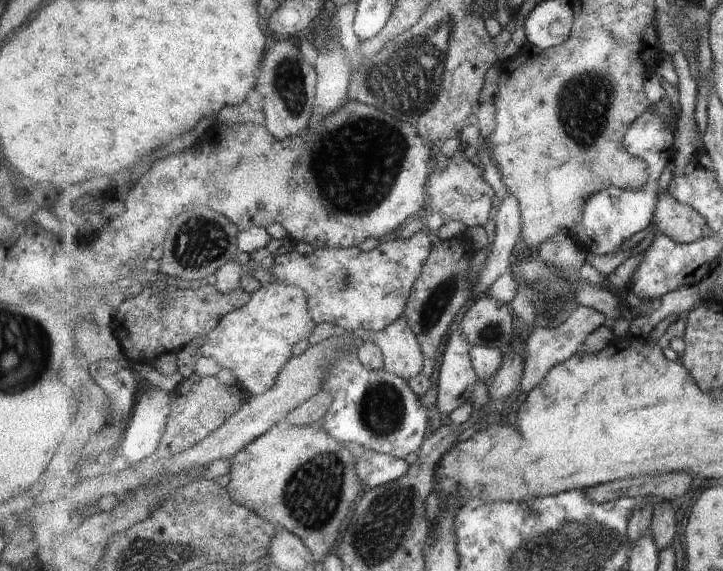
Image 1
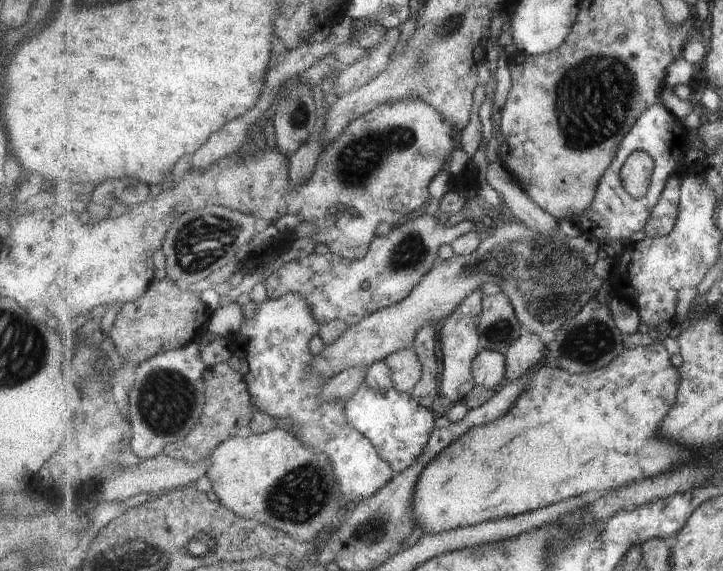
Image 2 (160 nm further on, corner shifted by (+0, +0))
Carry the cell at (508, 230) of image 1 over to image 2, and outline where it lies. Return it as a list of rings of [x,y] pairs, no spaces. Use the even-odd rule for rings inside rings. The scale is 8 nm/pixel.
[[[481,288],[477,289],[468,299],[465,299],[460,307],[445,320],[438,336],[441,343],[442,363],[445,367],[442,392],[447,399],[455,404],[463,404],[467,394],[477,385],[472,366],[481,352],[480,316],[484,310],[484,296],[485,294]]]

